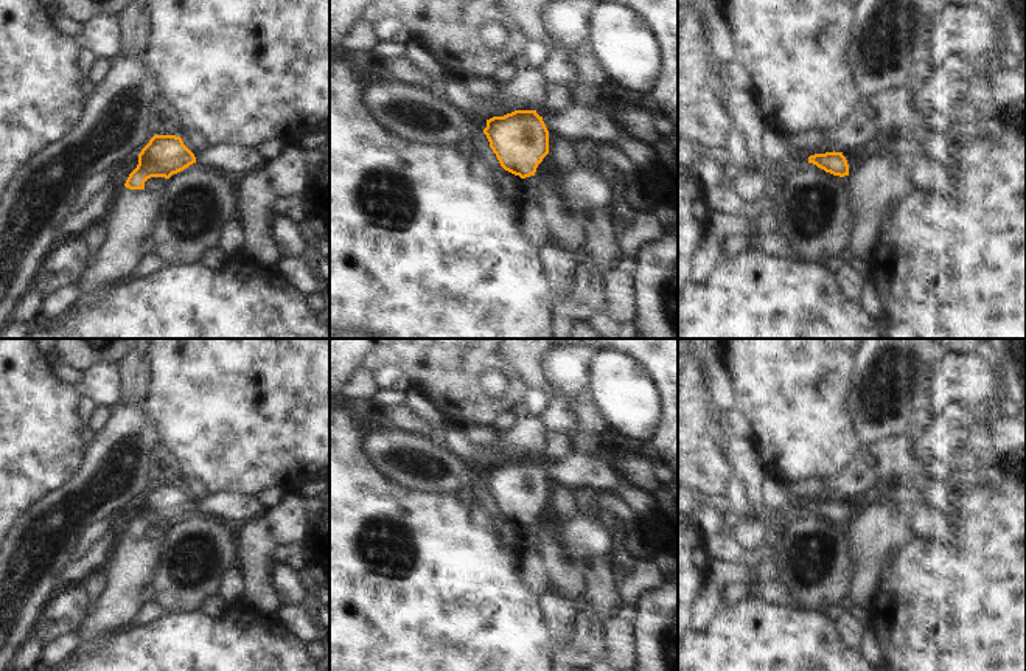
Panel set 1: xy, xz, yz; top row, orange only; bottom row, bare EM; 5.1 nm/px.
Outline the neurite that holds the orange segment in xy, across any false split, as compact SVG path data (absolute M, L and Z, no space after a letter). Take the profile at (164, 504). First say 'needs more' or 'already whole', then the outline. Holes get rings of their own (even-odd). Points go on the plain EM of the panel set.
needs more | M154 483L138 502L138 513L129 522L124 534L129 537L145 537L148 527L169 527L193 511L215 517L233 528L261 517L266 508L255 497L227 492L216 492L196 505L180 485Z

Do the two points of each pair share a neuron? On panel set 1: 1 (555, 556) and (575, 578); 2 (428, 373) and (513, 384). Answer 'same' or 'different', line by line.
1: same
2: same

